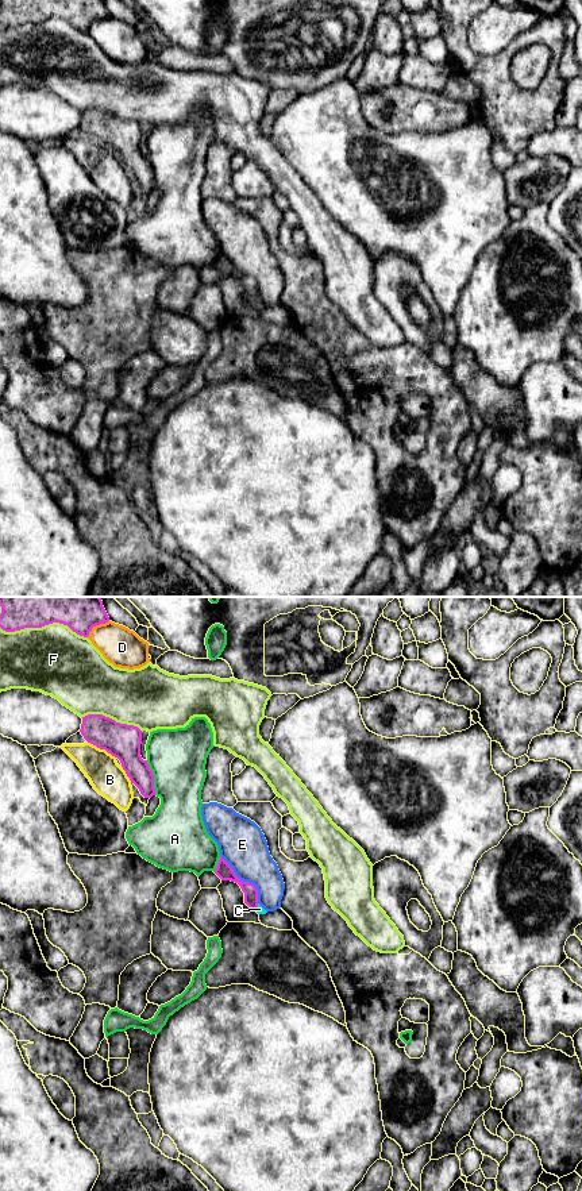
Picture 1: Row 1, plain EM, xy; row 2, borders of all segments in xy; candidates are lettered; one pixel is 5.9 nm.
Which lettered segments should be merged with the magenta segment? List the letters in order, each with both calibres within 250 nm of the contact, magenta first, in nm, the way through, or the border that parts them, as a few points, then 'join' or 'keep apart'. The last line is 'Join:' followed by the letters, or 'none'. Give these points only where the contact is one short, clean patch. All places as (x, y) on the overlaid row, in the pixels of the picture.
A: 180/340 nm | keep apart
B: 200/200 nm | keep apart
C: 80/50 nm | across xy (250, 891), (250, 900), (257, 906), (259, 909) | join
D: 340/220 nm | keep apart
E: 100/280 nm | keep apart
F: 360/420 nm | keep apart
Join: C

